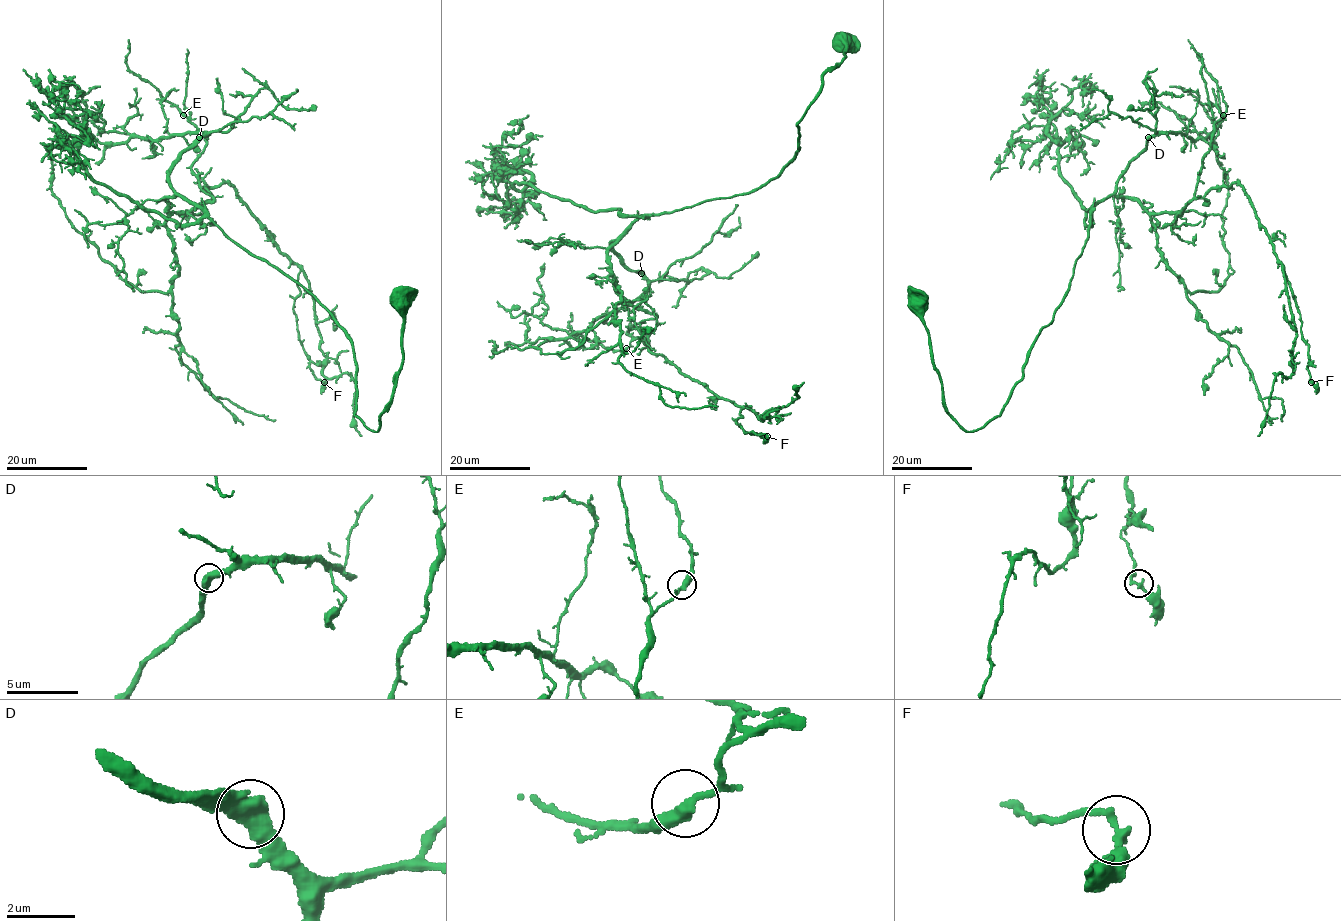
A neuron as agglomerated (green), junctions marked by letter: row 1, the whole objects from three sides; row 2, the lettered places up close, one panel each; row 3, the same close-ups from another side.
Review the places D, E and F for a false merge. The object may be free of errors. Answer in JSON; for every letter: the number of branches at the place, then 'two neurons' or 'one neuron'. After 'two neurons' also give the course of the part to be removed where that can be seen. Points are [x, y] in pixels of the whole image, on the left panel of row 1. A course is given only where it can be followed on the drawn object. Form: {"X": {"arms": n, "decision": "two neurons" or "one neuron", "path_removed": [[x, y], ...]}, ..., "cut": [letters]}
{"D": {"arms": 2, "decision": "one neuron"}, "E": {"arms": 2, "decision": "one neuron"}, "F": {"arms": 2, "decision": "one neuron"}, "cut": []}

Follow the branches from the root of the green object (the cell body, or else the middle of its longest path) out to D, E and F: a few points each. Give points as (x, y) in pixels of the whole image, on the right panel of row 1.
D: (917, 301), (945, 408), (977, 430), (1000, 414), (1066, 295), (1091, 208), (1115, 190), (1148, 138)
E: (917, 301), (945, 408), (977, 430), (1000, 414), (1066, 295), (1091, 208), (1118, 195), (1178, 213), (1223, 114)
F: (917, 301), (945, 408), (977, 430), (1066, 295), (1092, 207), (1178, 213), (1237, 182), (1312, 382)

